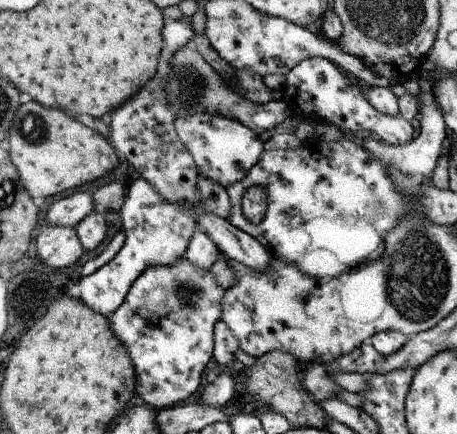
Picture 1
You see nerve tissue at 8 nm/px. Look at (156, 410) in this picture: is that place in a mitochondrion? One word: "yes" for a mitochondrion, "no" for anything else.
no

